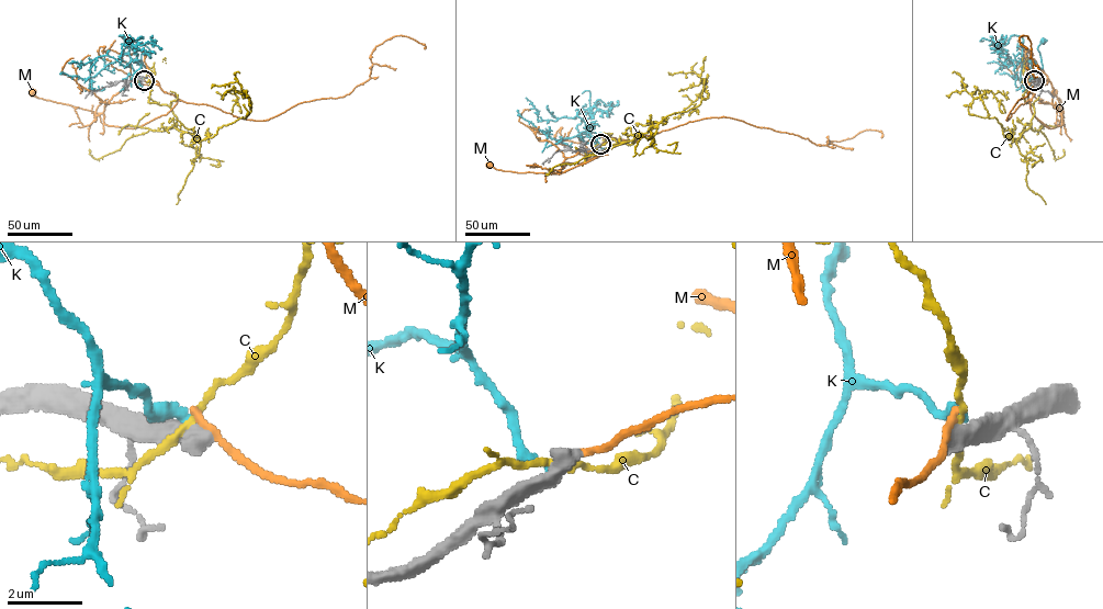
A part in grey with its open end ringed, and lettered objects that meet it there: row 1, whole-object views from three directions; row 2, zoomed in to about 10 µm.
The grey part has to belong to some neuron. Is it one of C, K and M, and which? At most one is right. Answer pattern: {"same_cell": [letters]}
{"same_cell": []}

